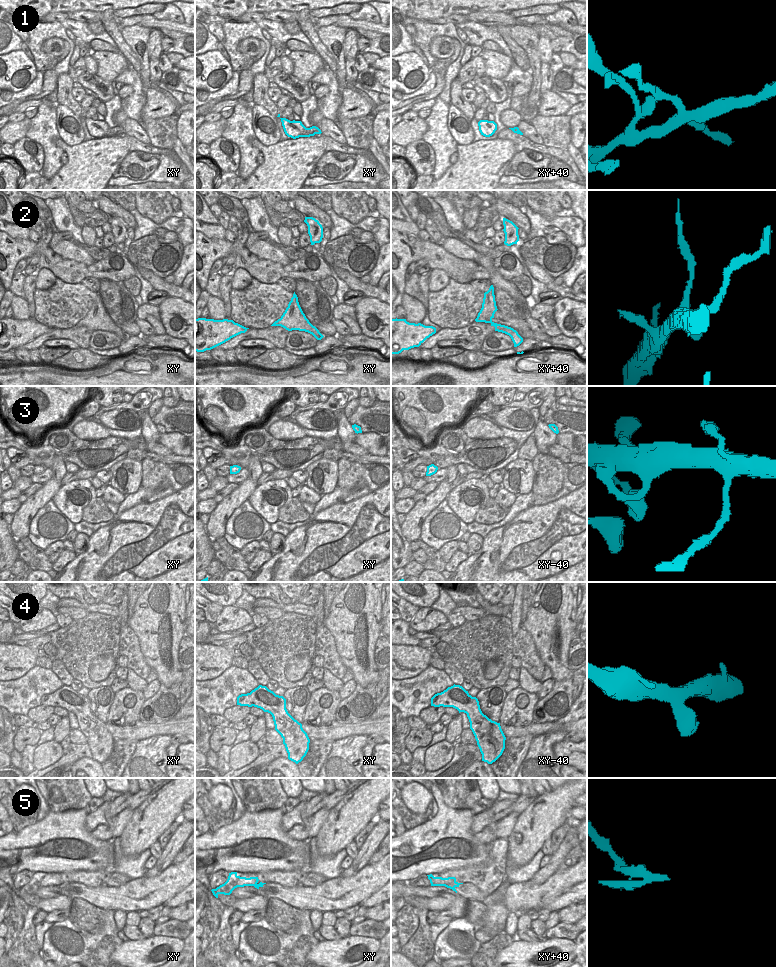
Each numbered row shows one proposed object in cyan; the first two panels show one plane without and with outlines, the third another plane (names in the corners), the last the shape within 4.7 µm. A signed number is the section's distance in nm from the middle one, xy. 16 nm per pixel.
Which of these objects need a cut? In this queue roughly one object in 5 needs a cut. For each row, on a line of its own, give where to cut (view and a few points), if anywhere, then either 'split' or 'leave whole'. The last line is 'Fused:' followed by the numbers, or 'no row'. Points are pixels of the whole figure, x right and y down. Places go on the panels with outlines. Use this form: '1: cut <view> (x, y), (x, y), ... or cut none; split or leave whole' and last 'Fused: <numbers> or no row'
1: cut none; leave whole
2: cut none; leave whole
3: cut none; leave whole
4: cut none; leave whole
5: cut xy+40 (453, 877), (449, 883), (442, 885); split
Fused: 5

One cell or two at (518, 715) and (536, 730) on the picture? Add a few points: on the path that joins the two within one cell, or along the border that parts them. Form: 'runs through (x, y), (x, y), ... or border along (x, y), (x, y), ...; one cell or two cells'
border along (533, 721), (523, 726), (506, 725); two cells

